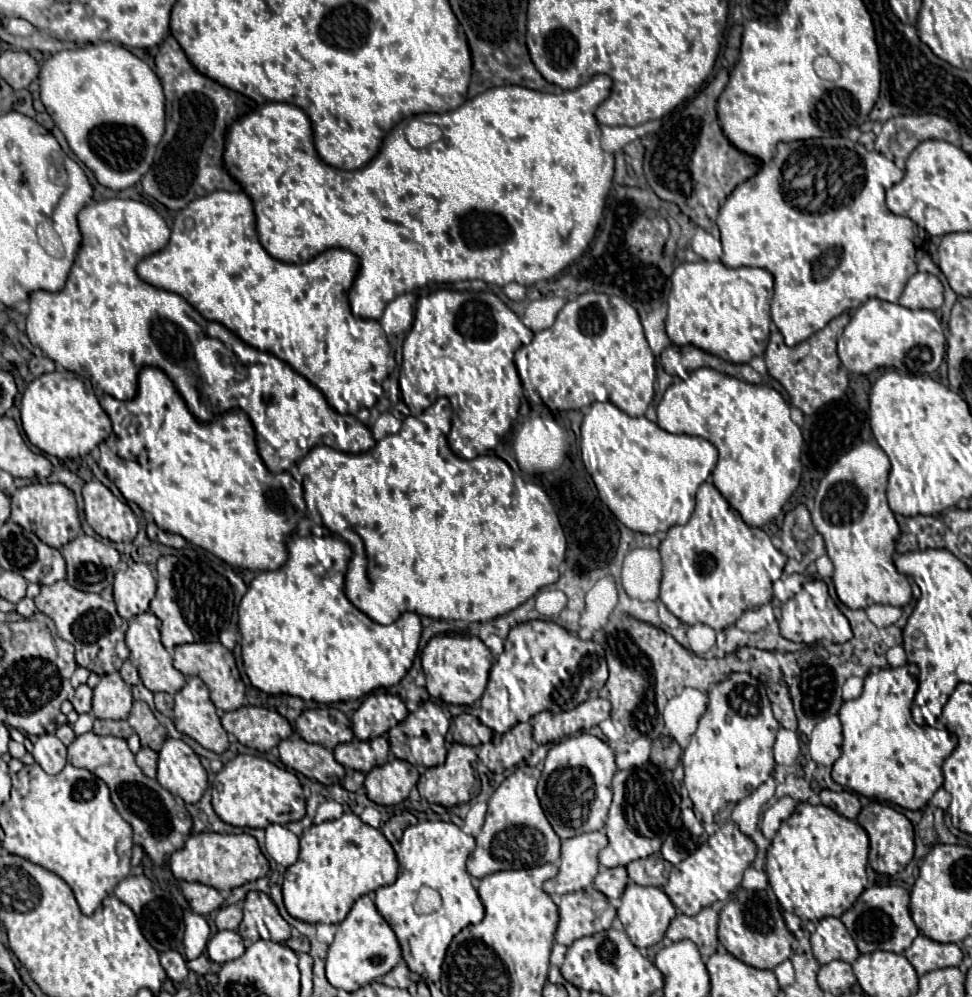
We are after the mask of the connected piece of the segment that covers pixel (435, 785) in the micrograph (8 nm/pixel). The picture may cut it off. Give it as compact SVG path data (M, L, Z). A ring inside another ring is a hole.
M454 743L446 755L446 763L440 767L430 767L426 769L424 775L420 775L418 781L418 791L428 803L438 803L442 807L454 807L460 803L470 801L470 789L474 785L474 769L472 761L476 761L476 753L470 745Z

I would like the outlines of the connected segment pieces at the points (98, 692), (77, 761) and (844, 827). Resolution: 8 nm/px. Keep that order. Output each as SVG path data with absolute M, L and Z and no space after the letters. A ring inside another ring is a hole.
M110 673L94 687L92 715L98 719L128 719L132 709L132 691L120 673Z
M92 731L78 735L68 747L68 763L88 769L110 787L112 803L116 805L122 819L128 821L134 829L134 843L146 851L154 865L164 867L170 861L170 855L182 849L184 841L190 837L192 831L190 813L168 789L164 789L156 779L146 777L142 769L138 769L134 753L128 749L126 739L112 735L102 737Z
M800 803L796 811L786 821L782 821L776 837L772 839L766 859L766 875L770 879L774 895L786 911L798 915L804 921L816 923L824 917L840 917L867 888L868 853L868 835L856 821L842 817L824 805L814 807L810 803Z

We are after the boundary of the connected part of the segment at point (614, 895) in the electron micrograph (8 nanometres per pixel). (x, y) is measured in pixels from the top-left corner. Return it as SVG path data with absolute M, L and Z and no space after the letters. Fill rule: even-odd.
M600 867L600 873L594 879L594 887L602 891L610 901L620 899L626 885L628 885L628 873L624 867L614 867L614 869Z

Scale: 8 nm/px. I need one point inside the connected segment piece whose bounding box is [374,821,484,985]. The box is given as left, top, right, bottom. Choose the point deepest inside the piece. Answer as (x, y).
(433, 886)

